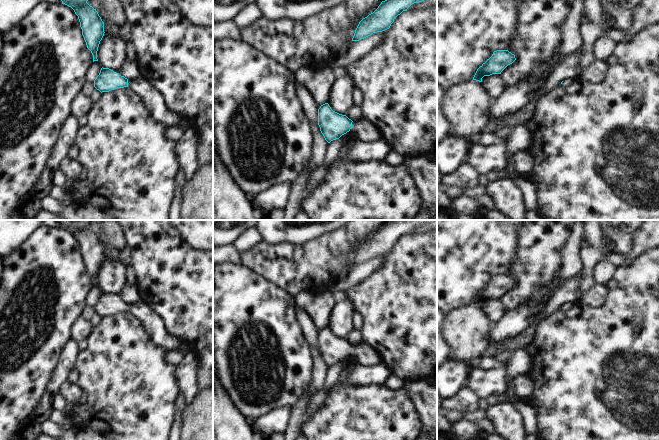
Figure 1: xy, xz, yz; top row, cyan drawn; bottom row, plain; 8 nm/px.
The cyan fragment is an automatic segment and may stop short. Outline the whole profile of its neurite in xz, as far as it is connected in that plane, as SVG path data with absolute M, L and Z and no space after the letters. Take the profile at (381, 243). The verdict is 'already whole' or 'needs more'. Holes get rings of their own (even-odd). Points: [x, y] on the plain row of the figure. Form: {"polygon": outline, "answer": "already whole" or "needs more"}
{"polygon": "M389 220L382 225L378 232L363 242L354 257L352 265L359 265L373 257L382 256L390 252L394 243L414 227L422 226L431 220Z", "answer": "already whole"}

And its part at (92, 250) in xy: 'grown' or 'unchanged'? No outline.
unchanged

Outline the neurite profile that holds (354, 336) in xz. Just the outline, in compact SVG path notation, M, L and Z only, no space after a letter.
M353 328L346 338L346 340L351 343L352 345L359 343L362 340L361 331L358 329Z

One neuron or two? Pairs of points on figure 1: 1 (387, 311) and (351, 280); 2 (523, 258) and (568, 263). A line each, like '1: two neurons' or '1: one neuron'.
1: two neurons
2: two neurons

